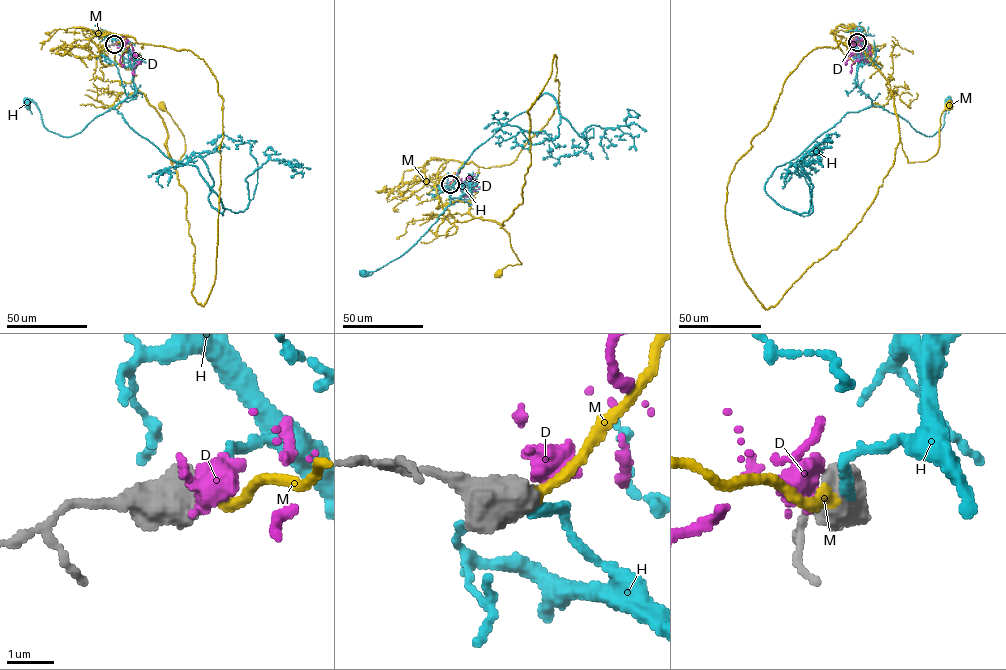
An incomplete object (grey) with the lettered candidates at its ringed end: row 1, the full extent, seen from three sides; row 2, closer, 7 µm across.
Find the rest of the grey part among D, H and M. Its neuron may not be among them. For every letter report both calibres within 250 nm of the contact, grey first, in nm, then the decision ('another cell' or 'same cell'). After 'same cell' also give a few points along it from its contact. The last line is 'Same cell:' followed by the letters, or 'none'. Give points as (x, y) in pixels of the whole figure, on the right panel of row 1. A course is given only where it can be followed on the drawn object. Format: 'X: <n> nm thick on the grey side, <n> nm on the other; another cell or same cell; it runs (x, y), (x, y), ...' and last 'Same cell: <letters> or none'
D: 800 nm thick on the grey side, 650 nm on the other; another cell
H: 850 nm thick on the grey side, 240 nm on the other; another cell
M: 850 nm thick on the grey side, 200 nm on the other; same cell; it runs (857, 42), (831, 33), (848, 27), (861, 55), (879, 63), (908, 162), (936, 153), (940, 116), (949, 105)
Same cell: M

